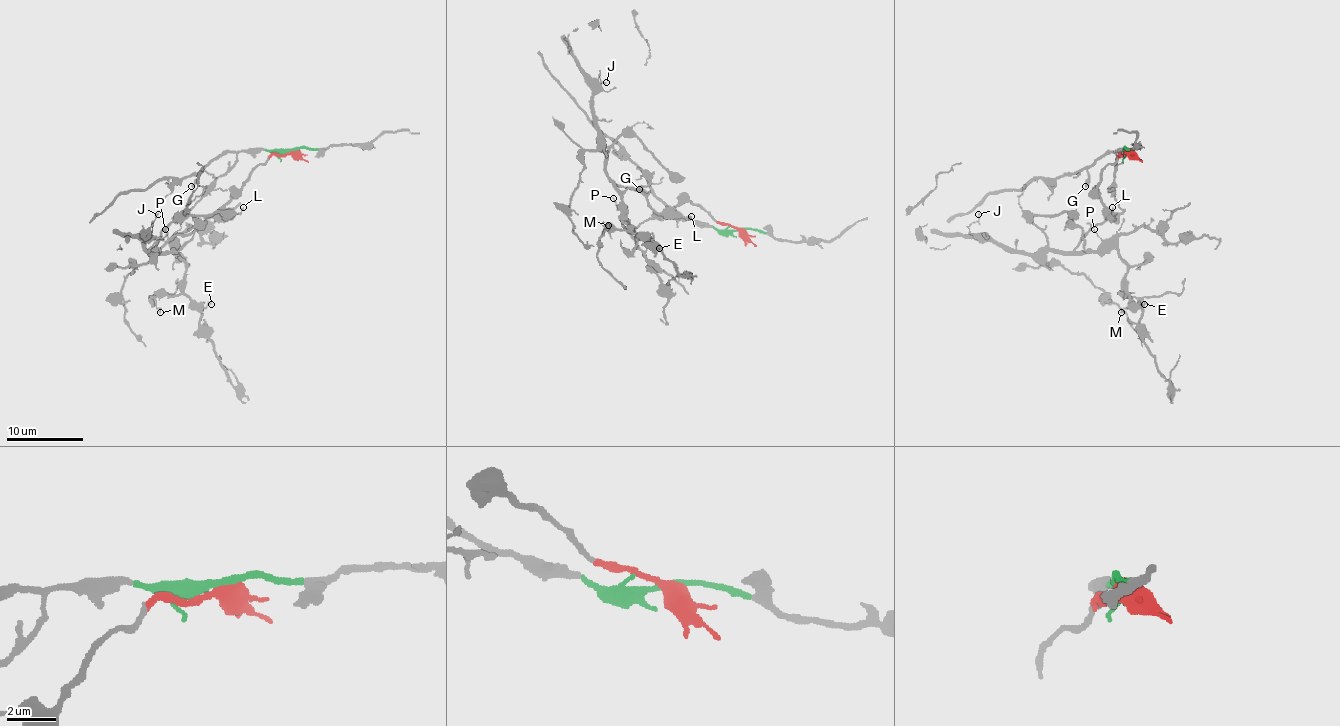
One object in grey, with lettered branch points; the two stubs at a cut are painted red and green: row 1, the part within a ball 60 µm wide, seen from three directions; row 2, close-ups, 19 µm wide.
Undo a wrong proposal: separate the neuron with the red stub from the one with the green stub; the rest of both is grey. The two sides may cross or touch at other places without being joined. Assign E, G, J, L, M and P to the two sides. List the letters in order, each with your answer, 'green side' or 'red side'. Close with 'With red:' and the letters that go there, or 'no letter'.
E: red side
G: green side
J: red side
L: red side
M: red side
P: red side
With red: E, J, L, M, P

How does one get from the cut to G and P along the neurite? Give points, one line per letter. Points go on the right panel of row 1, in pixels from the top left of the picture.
G: (1126, 150), (1107, 150), (1088, 169), (1086, 187)
P: (1126, 150), (1101, 171), (1097, 198), (1109, 215), (1084, 232), (1084, 248), (1096, 250), (1101, 240), (1094, 229)

